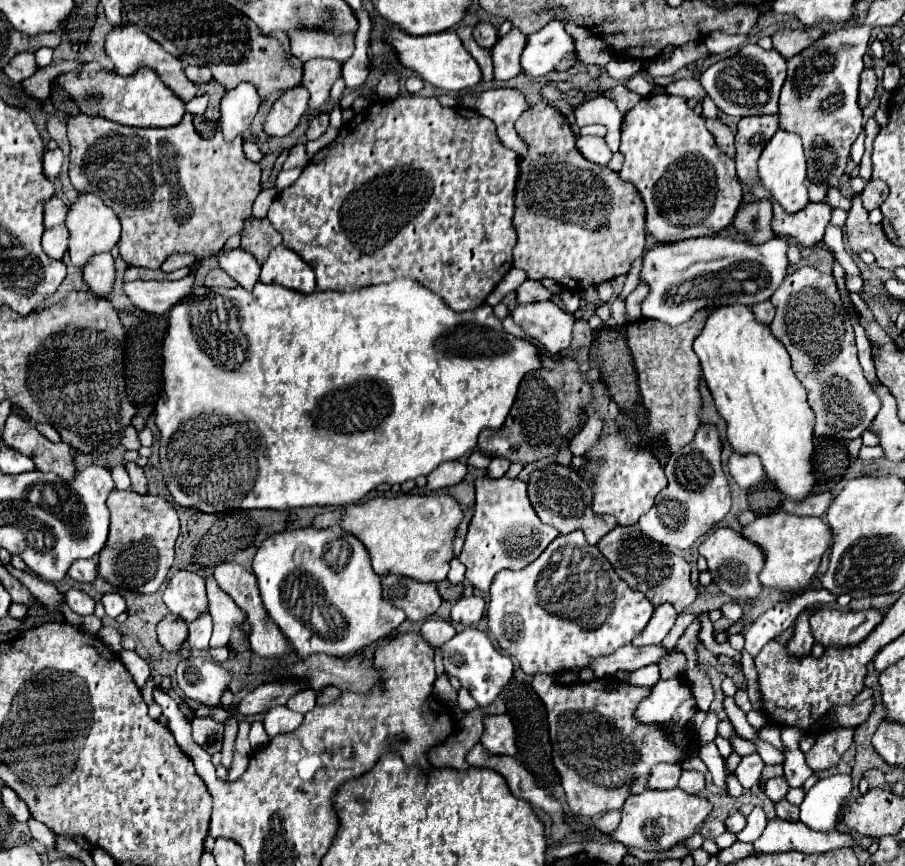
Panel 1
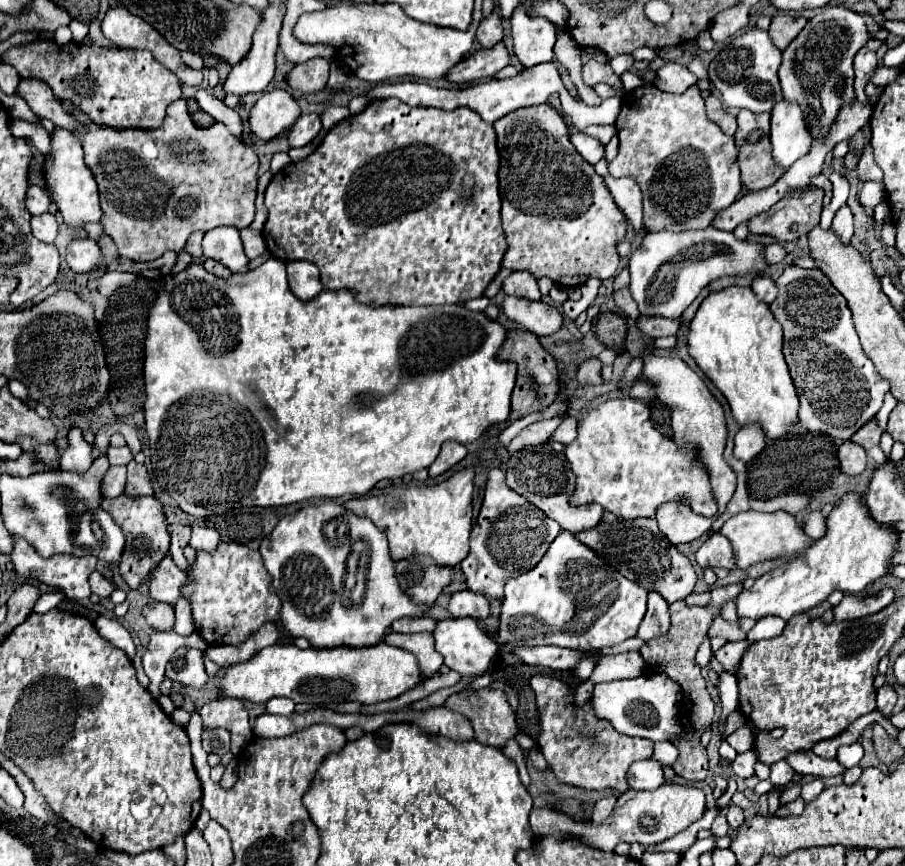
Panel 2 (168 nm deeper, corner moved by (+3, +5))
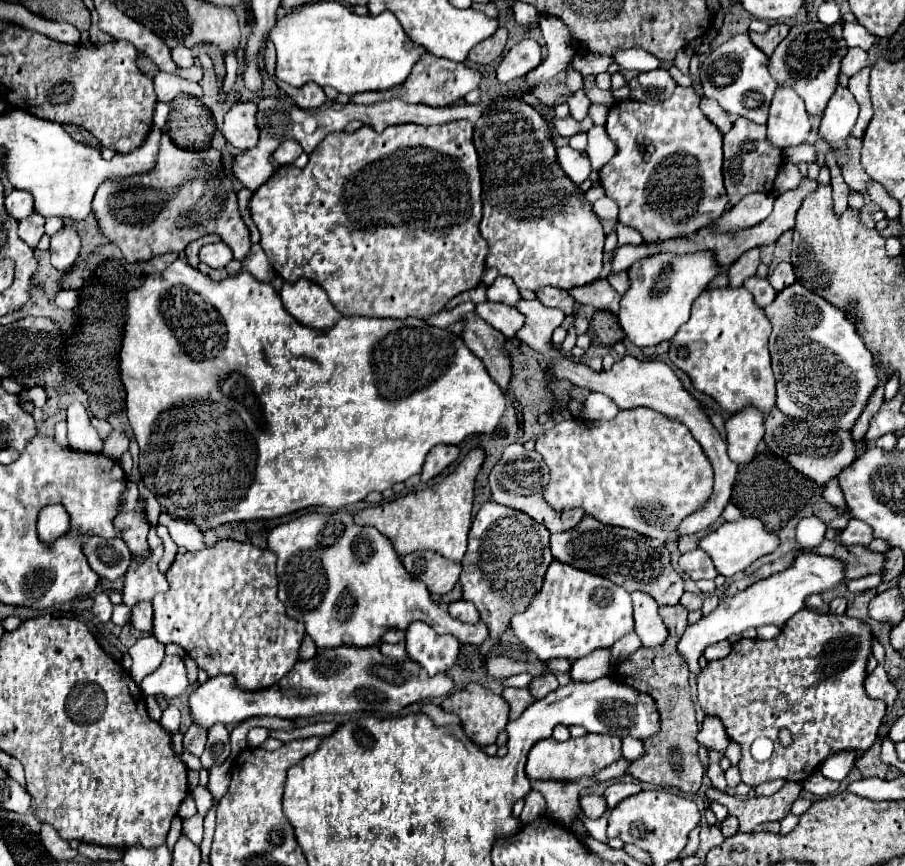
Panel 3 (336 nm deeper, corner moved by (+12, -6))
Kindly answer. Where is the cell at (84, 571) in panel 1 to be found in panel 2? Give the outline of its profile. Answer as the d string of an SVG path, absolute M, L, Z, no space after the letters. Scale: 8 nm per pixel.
M99 571L91 573L91 577L89 577L89 585L91 585L91 591L93 591L95 595L99 595L101 599L109 599L111 593L115 591L115 585L113 585L111 581L107 581Z

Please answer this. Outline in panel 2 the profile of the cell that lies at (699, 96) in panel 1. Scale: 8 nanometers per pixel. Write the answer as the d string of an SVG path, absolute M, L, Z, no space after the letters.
M667 61L657 73L655 73L655 87L659 87L665 93L683 93L687 87L697 83L697 77L687 71L687 67L679 63Z

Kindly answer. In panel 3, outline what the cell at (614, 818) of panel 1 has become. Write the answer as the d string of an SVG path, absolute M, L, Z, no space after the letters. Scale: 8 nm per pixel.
M596 794L582 796L580 798L580 806L582 806L586 818L590 818L590 820L598 820L600 816L604 816L608 812L606 798L604 796L596 796Z

